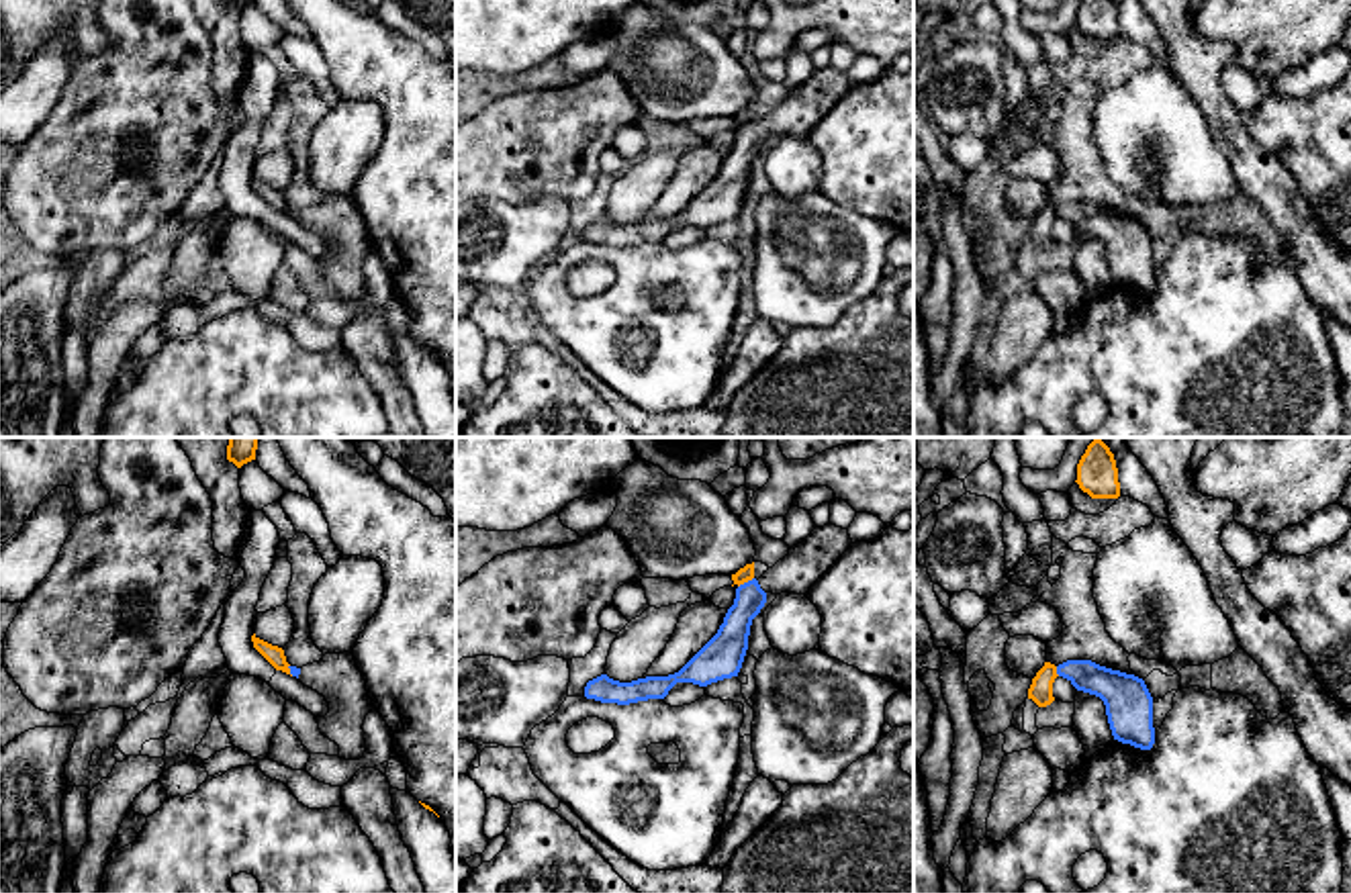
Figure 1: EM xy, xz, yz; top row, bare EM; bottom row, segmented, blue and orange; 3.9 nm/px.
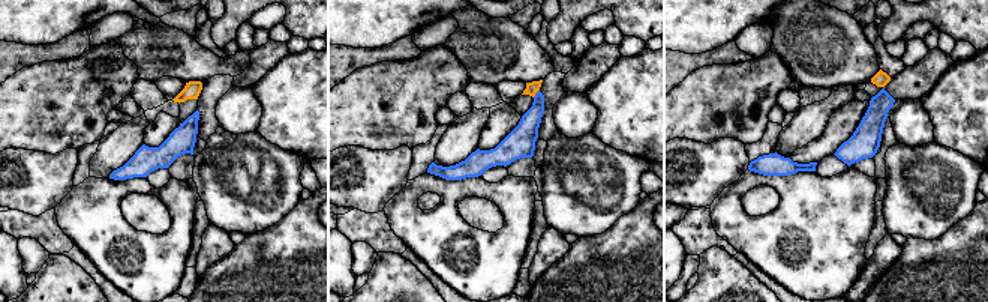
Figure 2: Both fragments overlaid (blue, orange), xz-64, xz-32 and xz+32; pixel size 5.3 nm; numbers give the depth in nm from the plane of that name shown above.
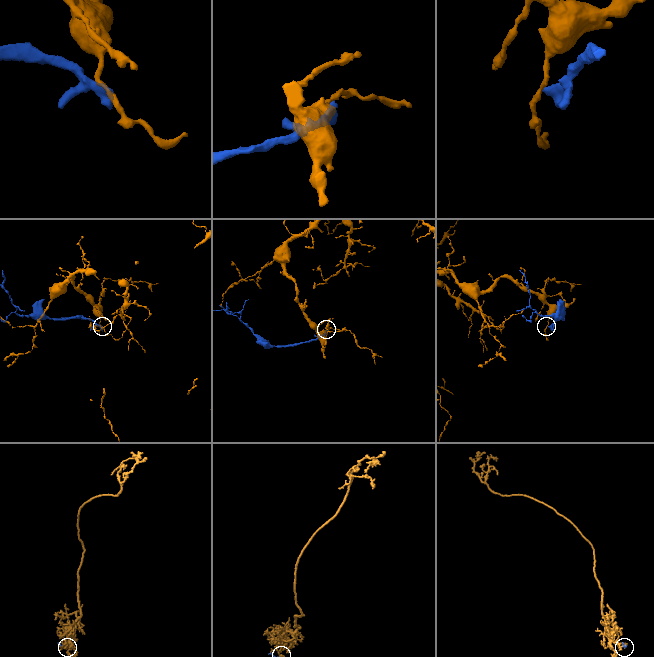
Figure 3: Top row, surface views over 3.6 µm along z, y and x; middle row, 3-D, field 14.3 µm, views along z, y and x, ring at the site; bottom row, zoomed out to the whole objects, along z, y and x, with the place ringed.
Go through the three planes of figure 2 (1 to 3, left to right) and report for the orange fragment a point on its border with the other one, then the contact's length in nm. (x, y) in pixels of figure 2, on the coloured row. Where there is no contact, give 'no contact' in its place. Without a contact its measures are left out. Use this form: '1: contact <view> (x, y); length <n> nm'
1: no contact
2: contact xz-32 (535, 93); length 60 nm
3: no contact

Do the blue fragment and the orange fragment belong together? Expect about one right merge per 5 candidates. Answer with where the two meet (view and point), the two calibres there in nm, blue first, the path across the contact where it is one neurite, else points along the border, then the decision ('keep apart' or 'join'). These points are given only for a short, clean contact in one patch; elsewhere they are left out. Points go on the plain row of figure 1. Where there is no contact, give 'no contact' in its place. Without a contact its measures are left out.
contact xz (744, 125); calibres 140 and 60 nm; border xz (753, 119), (738, 129); keep apart

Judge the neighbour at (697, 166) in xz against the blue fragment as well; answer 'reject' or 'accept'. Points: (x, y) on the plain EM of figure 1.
reject

